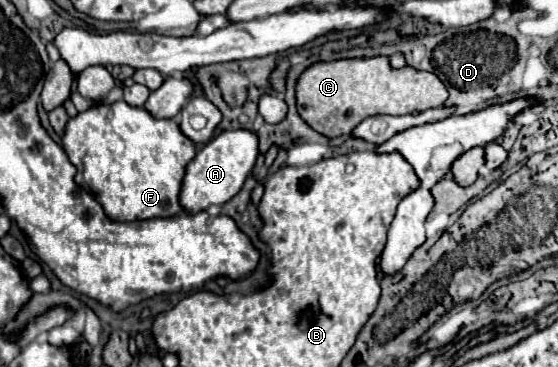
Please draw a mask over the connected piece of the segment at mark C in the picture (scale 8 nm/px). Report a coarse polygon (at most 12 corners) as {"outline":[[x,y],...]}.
{"outline":[[389,58],[319,62],[297,82],[297,110],[339,138],[377,114],[439,108],[431,72]]}

